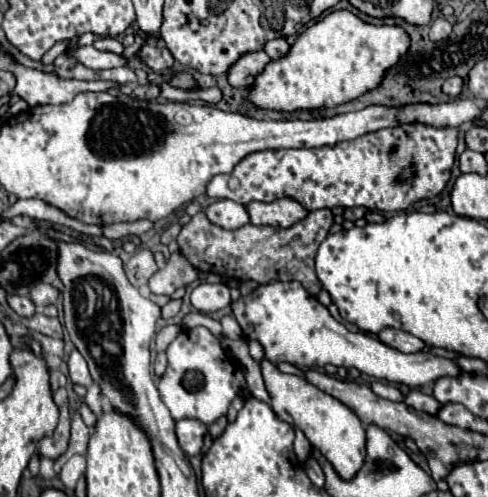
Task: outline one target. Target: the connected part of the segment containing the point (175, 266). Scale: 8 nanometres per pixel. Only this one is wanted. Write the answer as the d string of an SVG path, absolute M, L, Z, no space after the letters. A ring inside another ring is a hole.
M172 253L164 269L158 269L148 285L156 295L172 295L178 287L186 287L198 279L198 269L194 269L182 253Z

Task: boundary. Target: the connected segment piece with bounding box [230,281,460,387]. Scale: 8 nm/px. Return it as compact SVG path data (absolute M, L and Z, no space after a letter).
M270 281L270 283L258 285L252 293L232 301L230 307L232 307L234 319L238 321L238 325L242 329L244 339L246 341L258 341L264 349L264 357L272 363L286 361L286 363L292 363L300 369L316 369L316 371L324 369L324 365L328 365L328 363L332 363L336 367L356 367L358 371L362 371L366 375L372 375L376 379L386 379L390 383L402 383L402 385L408 385L408 387L420 387L420 385L436 381L438 377L460 373L460 369L446 357L436 357L428 351L418 351L418 353L406 355L406 353L400 353L398 349L386 347L374 335L368 335L368 333L362 333L362 331L360 333L348 331L342 323L338 323L328 313L328 309L316 297L312 297L300 283L294 283L294 281L290 281L290 283Z

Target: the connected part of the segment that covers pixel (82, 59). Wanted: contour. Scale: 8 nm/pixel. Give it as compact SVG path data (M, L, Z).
M92 45L90 47L80 47L76 51L68 49L68 53L74 55L78 63L82 63L82 65L94 69L94 71L126 65L126 57L124 55L114 55L114 53L108 53L108 51L98 51Z

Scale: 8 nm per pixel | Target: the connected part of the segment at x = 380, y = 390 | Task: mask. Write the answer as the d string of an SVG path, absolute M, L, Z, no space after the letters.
M374 381L374 383L372 383L372 391L374 391L378 397L390 399L390 401L404 401L404 395L400 393L398 387L388 385L388 383L382 383L382 381Z

